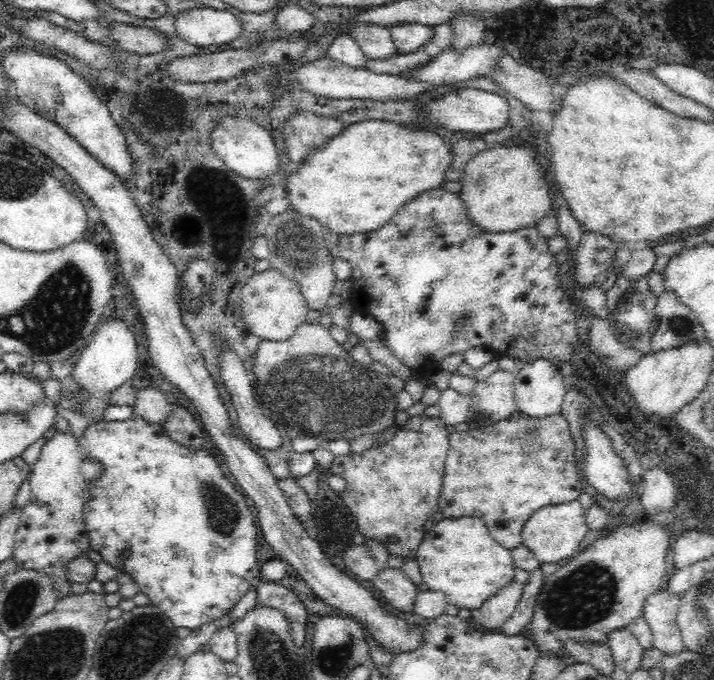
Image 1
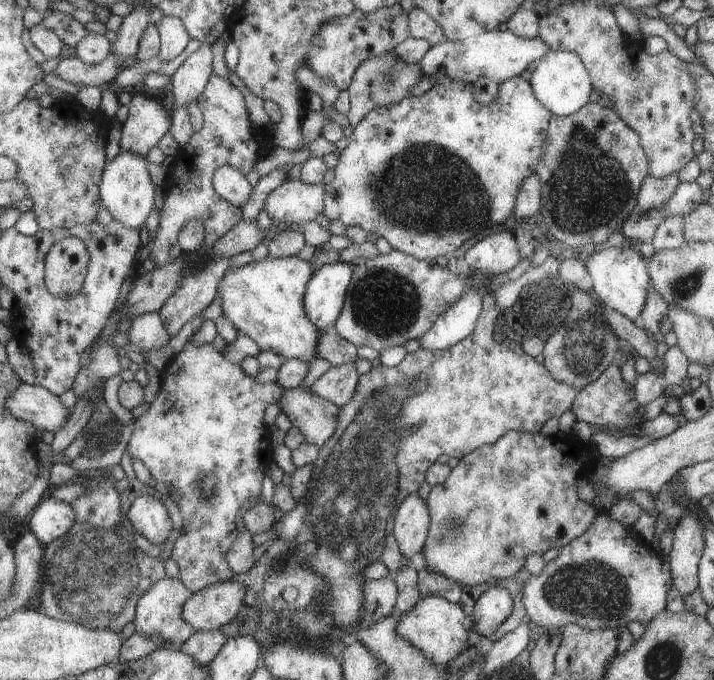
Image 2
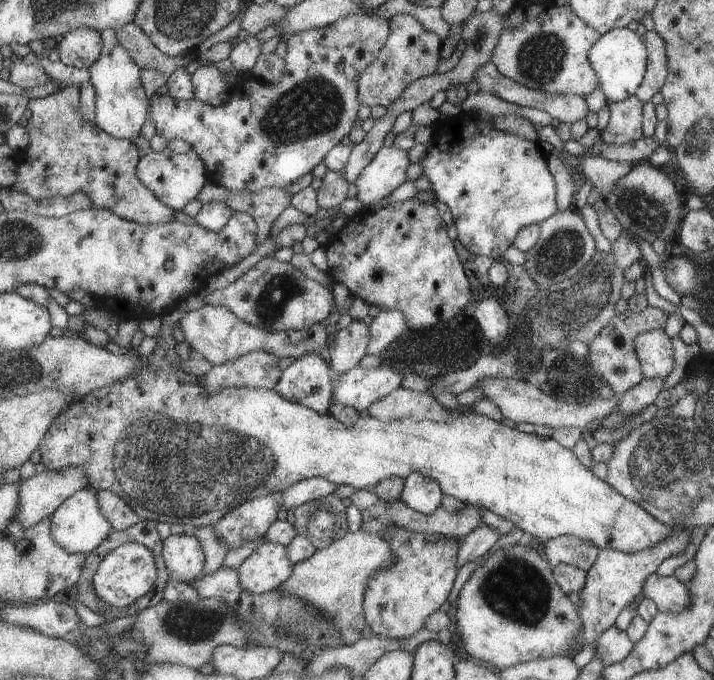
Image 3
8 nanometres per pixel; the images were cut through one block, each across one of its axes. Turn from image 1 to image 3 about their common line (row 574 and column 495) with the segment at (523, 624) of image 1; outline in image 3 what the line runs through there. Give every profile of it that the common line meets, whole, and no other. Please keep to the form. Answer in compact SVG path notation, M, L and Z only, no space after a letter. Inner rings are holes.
M488 525L476 526L462 538L462 548L458 552L458 567L461 568L466 562L479 560L499 537L497 530Z

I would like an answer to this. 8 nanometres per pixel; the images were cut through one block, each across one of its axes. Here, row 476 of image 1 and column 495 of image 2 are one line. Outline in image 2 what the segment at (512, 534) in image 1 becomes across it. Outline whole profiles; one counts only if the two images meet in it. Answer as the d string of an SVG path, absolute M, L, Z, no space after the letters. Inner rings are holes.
M511 430L494 444L479 446L462 457L443 483L431 487L427 496L431 516L426 546L423 546L427 568L459 585L490 585L499 578L514 577L527 556L543 555L551 548L561 549L579 537L589 528L597 512L592 504L577 498L575 482L579 472L586 476L596 463L595 456L589 456L587 448L581 448L575 440L577 437L545 438L539 433Z

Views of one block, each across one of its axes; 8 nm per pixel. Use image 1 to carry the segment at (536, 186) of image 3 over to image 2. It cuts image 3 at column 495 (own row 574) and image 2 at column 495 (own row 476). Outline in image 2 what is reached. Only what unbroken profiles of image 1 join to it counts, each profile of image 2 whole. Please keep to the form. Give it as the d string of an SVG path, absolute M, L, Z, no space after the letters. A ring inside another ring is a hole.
M447 76L437 78L437 82L421 96L406 97L392 106L381 106L371 110L365 117L353 126L353 132L347 139L348 144L339 152L337 162L333 166L335 172L332 180L323 183L323 211L322 214L329 221L339 221L344 226L359 226L365 232L374 233L379 238L384 238L389 246L418 260L426 259L434 261L438 256L446 256L459 248L465 240L485 230L485 202L487 202L487 228L505 222L512 216L514 210L515 194L518 194L519 186L523 180L530 176L538 166L539 156L542 154L543 140L547 137L547 126L551 119L551 112L535 98L530 84L518 76L507 78L499 85L497 98L491 104L481 105L475 102L471 96L469 84L463 84L459 80L449 80Z

